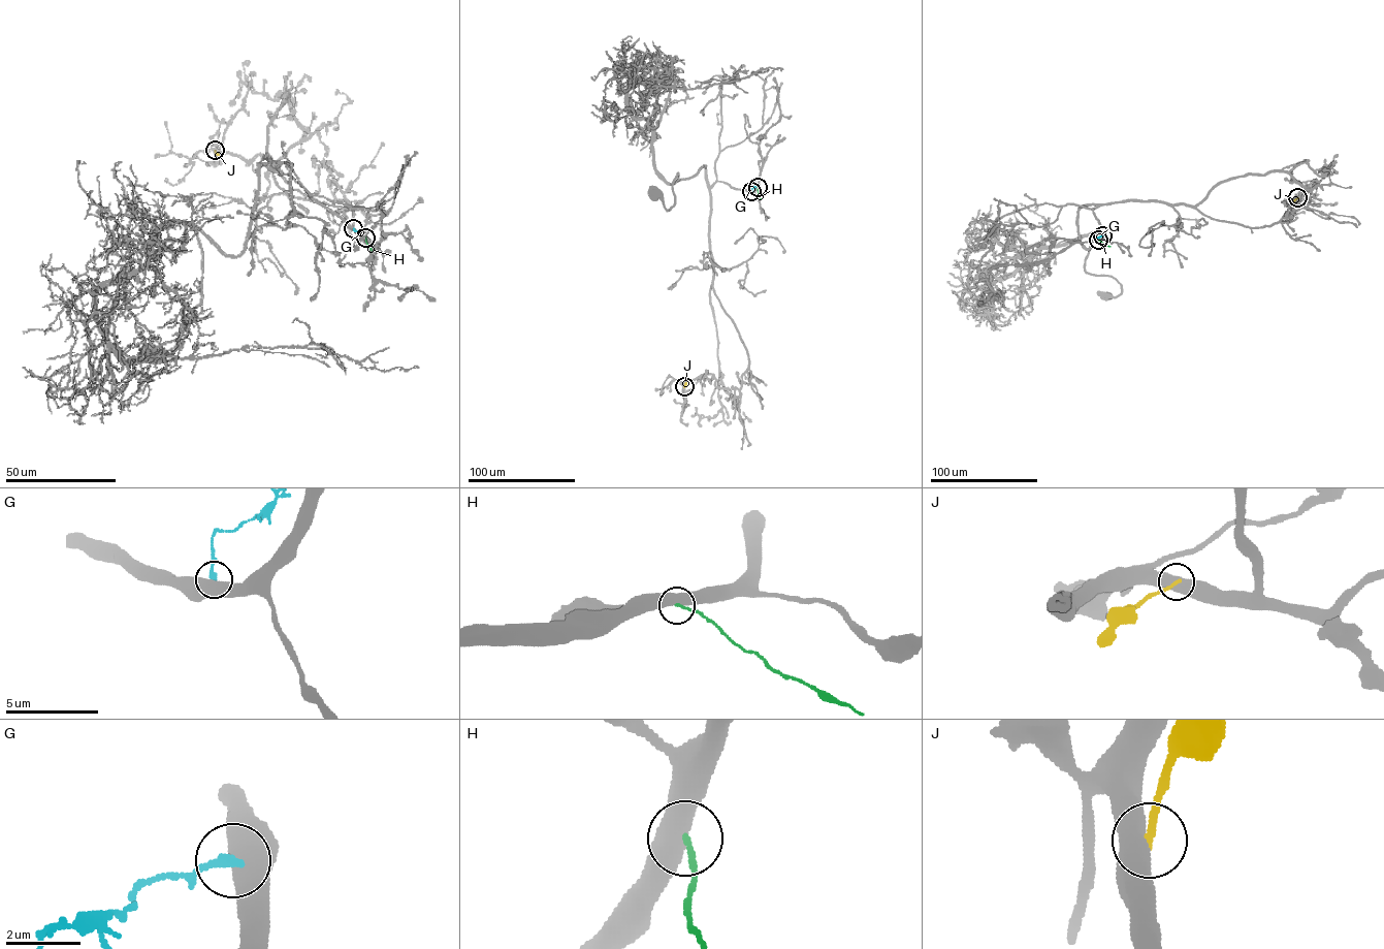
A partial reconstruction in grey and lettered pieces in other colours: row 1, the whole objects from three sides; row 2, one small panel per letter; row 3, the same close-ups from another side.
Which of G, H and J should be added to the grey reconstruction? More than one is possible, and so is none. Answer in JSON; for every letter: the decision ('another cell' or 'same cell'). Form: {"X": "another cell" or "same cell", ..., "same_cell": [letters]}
{"G": "another cell", "H": "another cell", "J": "another cell", "same_cell": []}

